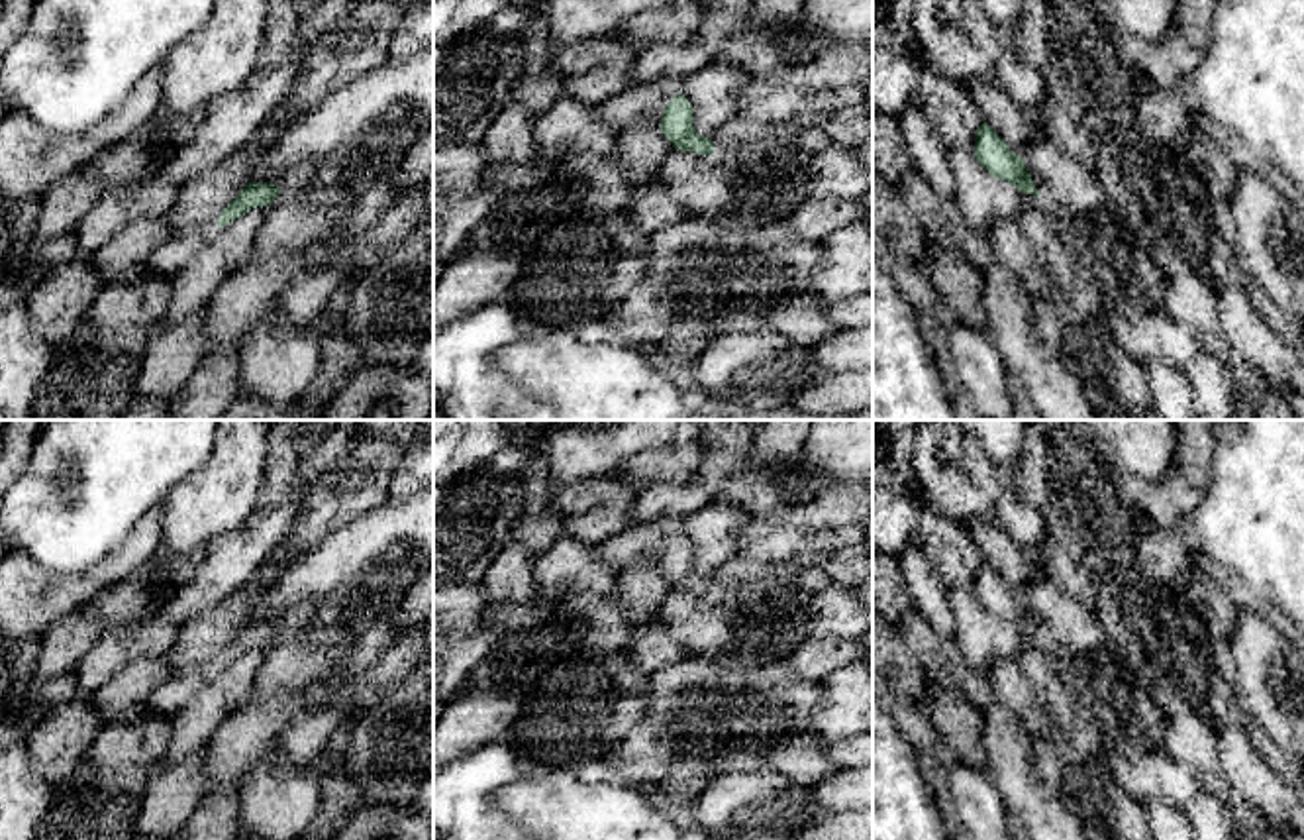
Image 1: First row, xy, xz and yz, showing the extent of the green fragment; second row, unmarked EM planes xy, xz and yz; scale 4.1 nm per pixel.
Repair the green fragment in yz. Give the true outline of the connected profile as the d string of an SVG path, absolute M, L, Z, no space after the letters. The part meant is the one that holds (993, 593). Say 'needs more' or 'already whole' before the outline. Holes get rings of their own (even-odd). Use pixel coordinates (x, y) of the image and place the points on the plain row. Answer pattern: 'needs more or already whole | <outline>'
already whole | M984 559L977 569L973 591L982 608L992 616L1008 620L1020 632L1039 636L1024 599L1012 593L1004 579Z

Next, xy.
needs more | M247 622L239 634L220 652L220 656L204 663L196 671L169 677L159 685L147 701L147 712L173 718L194 695L218 673L220 667L227 665L251 648L273 644L280 626L273 622Z

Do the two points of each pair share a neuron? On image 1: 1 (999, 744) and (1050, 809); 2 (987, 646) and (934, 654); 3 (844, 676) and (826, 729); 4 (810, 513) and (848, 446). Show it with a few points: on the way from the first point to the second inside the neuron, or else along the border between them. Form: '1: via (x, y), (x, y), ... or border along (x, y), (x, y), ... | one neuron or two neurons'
1: via (1010, 760), (1014, 774), (1034, 793) | one neuron
2: border along (952, 638), (959, 652), (983, 672) | two neurons
3: via (844, 689), (844, 711), (840, 715) | one neuron
4: border along (799, 456), (818, 473), (852, 481) | two neurons

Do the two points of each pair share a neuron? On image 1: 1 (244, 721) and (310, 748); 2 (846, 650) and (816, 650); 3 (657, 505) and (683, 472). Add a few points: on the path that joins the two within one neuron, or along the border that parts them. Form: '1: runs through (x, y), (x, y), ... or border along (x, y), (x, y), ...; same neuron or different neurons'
1: runs through (263, 719), (291, 715), (304, 729); same neuron
2: runs through (838, 650), (824, 650); same neuron
3: border along (689, 479), (675, 483); different neurons

